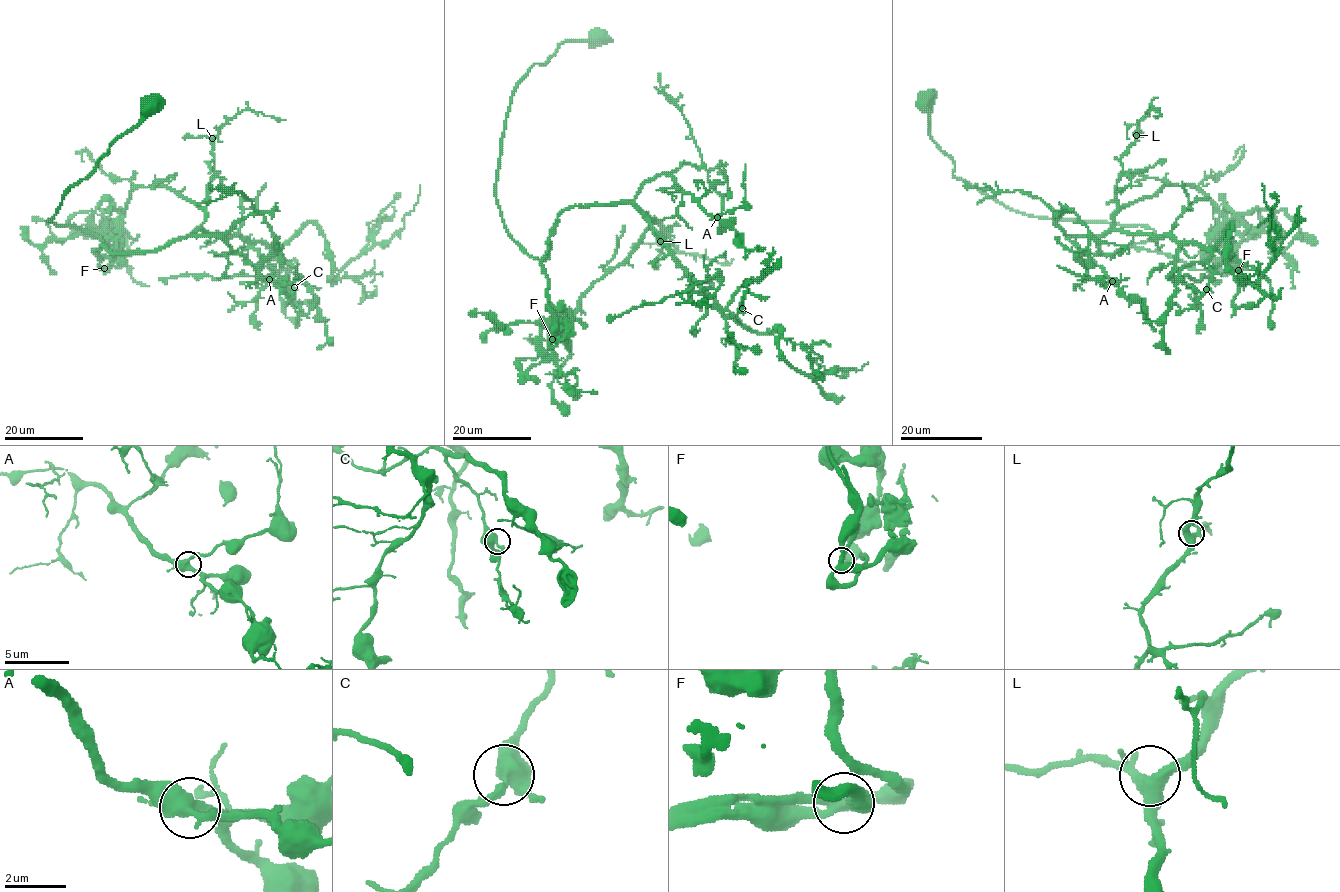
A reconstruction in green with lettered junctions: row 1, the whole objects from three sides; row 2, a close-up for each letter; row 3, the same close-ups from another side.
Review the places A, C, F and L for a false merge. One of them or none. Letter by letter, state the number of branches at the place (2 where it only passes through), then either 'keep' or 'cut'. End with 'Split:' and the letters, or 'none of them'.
A: branches 4; keep
C: branches 4; keep
F: branches 4; cut
L: branches 4; keep
Split: F

